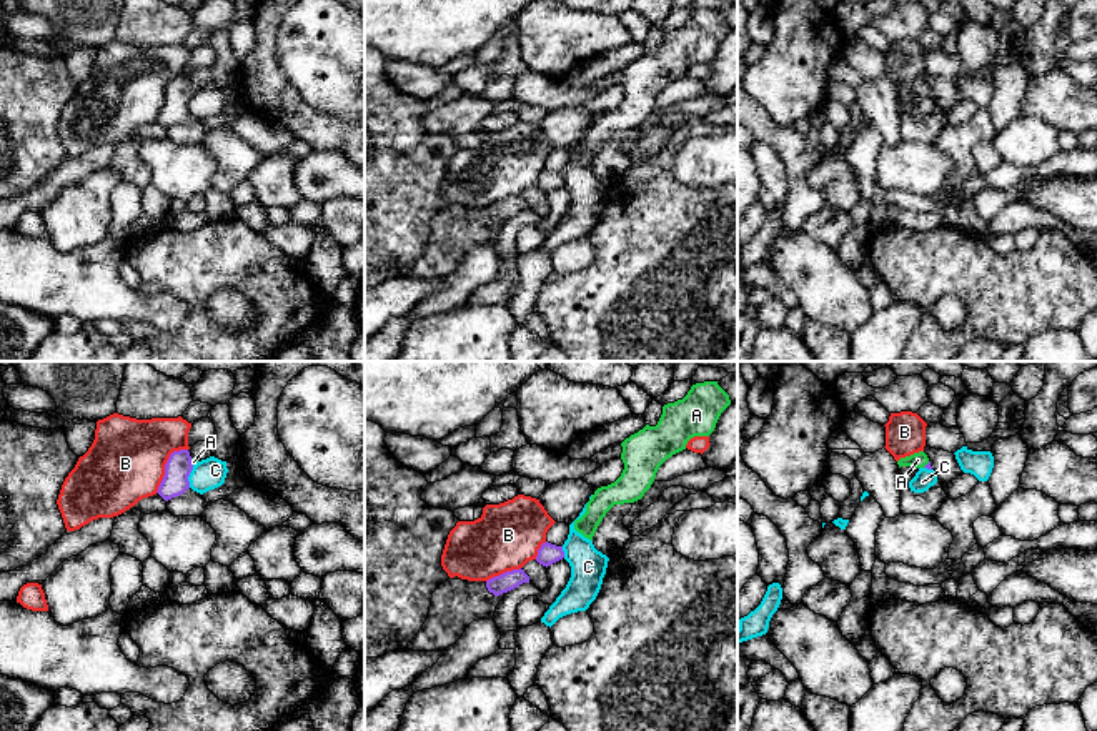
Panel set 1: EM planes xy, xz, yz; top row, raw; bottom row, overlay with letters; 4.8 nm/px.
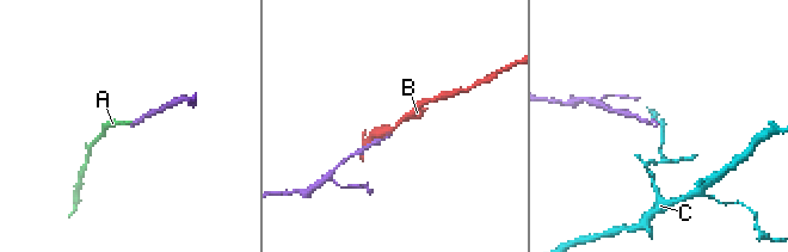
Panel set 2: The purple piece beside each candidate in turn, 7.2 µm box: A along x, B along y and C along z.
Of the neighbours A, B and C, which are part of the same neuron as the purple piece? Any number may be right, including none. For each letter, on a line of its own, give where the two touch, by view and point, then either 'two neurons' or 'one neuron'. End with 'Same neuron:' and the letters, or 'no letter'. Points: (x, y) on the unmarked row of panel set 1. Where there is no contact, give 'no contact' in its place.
A: contact xy (190, 89); one neuron
B: contact xy (165, 92); two neurons
C: contact xy (188, 102); two neurons
Same neuron: A

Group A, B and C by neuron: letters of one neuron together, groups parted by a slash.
A / B / C

